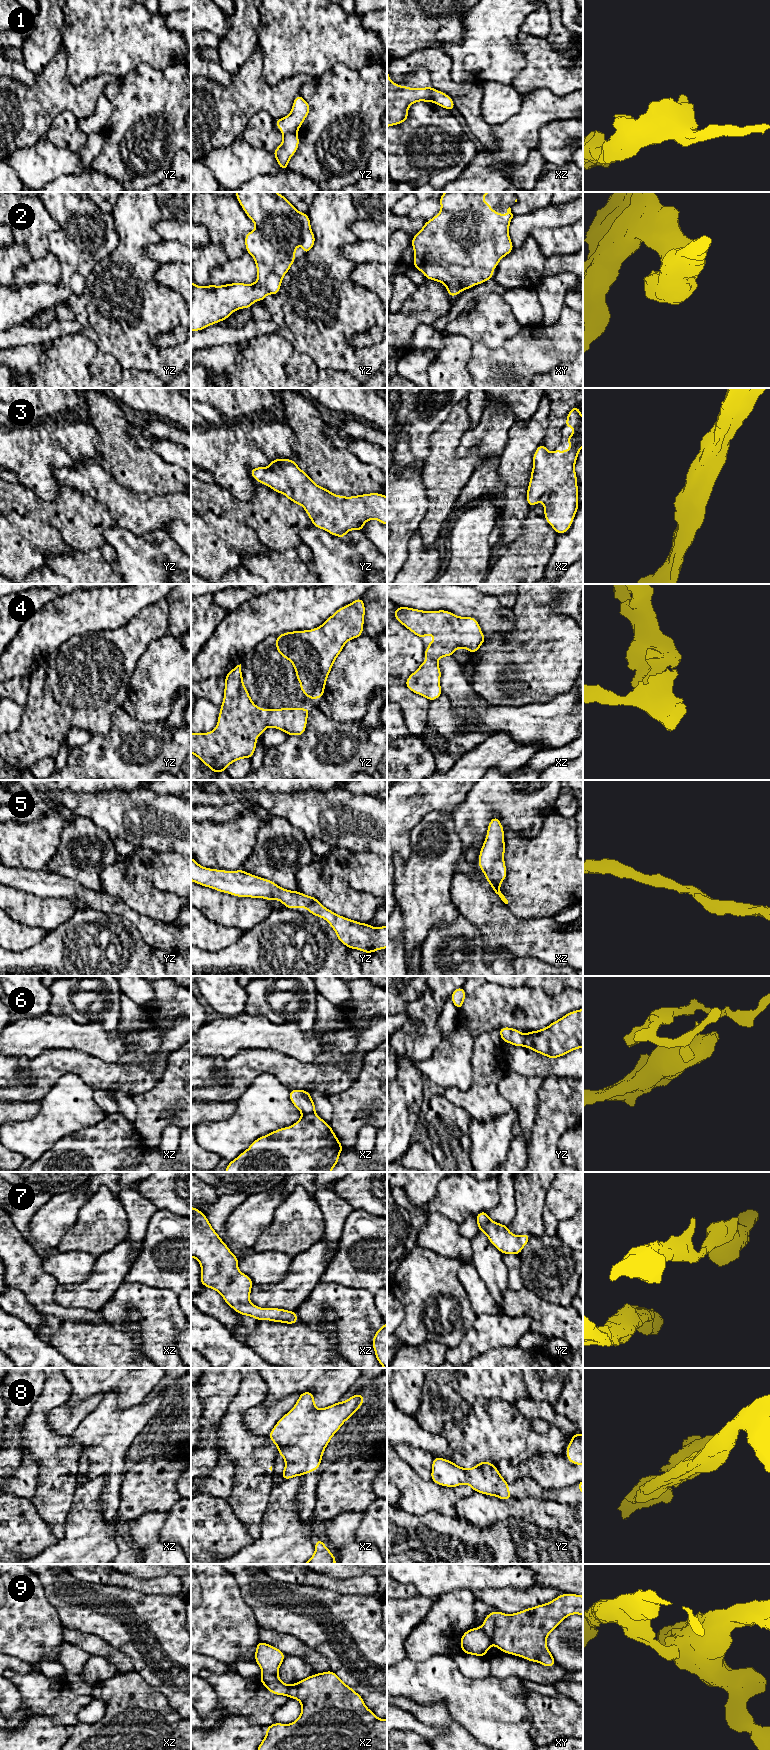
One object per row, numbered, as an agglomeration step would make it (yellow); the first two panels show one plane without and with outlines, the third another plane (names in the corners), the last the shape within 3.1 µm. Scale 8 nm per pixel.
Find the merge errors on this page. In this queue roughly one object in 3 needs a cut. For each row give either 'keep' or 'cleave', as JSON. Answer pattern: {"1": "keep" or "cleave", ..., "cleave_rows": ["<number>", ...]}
{"1": "cleave", "2": "keep", "3": "keep", "4": "keep", "5": "keep", "6": "cleave", "7": "keep", "8": "keep", "9": "cleave", "cleave_rows": ["1", "6", "9"]}

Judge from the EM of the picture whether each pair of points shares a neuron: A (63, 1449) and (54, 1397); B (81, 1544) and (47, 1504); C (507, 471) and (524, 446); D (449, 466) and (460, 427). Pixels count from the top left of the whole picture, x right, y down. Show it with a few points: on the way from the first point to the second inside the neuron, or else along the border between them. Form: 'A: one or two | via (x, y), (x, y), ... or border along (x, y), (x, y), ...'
A: one | via (50, 1436), (42, 1428), (42, 1410)
B: two | border along (73, 1502), (66, 1517), (64, 1536), (59, 1541)
C: one | via (513, 465), (517, 460), (518, 452)
D: one | via (449, 456), (450, 437)

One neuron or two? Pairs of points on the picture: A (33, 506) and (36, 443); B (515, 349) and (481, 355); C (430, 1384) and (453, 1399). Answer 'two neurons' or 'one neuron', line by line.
A: two neurons
B: one neuron
C: one neuron

